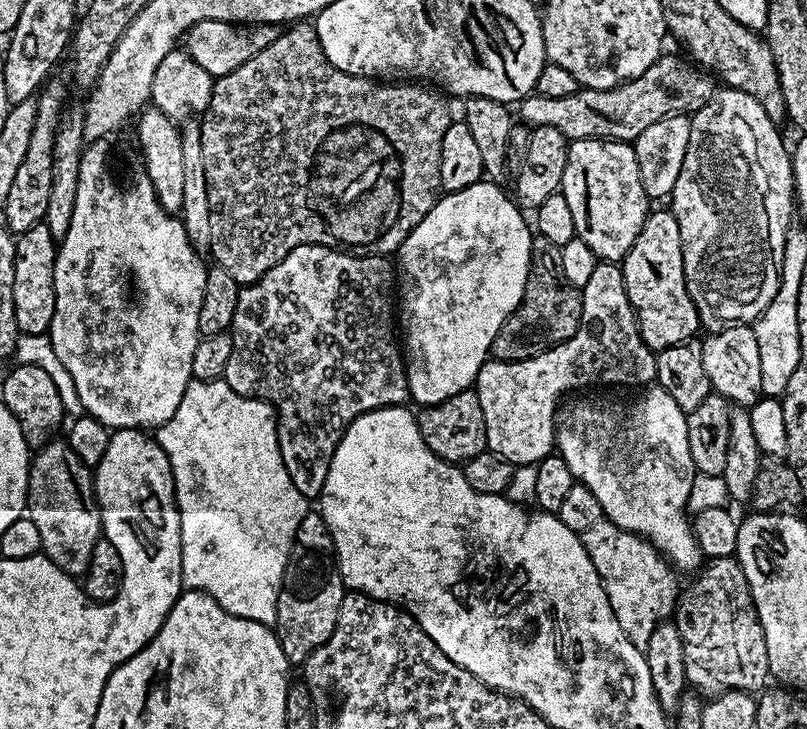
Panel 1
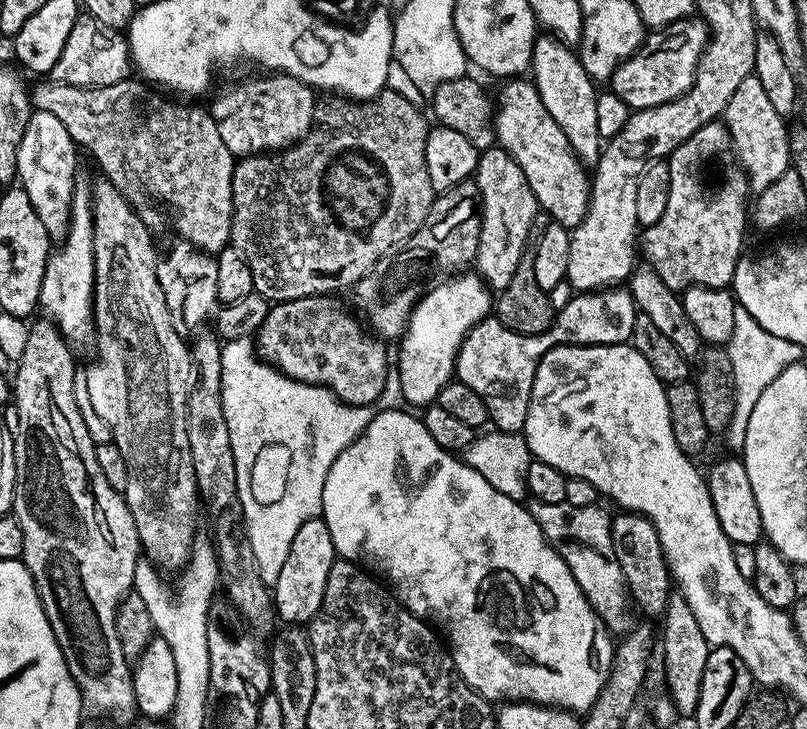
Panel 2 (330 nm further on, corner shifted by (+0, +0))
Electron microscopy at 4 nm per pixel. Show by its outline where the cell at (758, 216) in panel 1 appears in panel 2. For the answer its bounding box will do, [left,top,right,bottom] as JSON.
[722,75,790,193]

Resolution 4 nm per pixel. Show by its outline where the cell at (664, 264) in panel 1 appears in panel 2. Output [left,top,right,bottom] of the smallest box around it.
[643,122,750,294]

